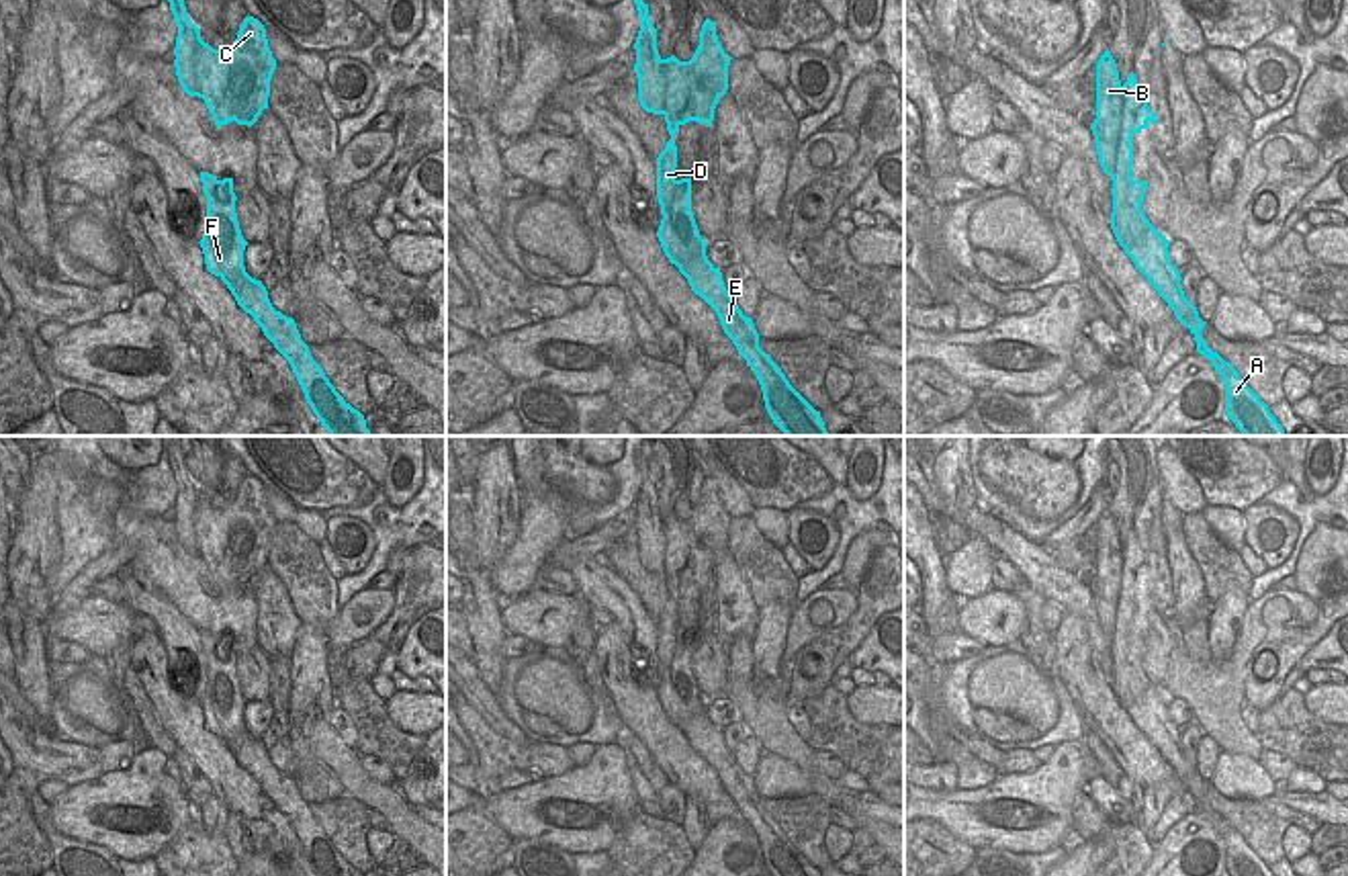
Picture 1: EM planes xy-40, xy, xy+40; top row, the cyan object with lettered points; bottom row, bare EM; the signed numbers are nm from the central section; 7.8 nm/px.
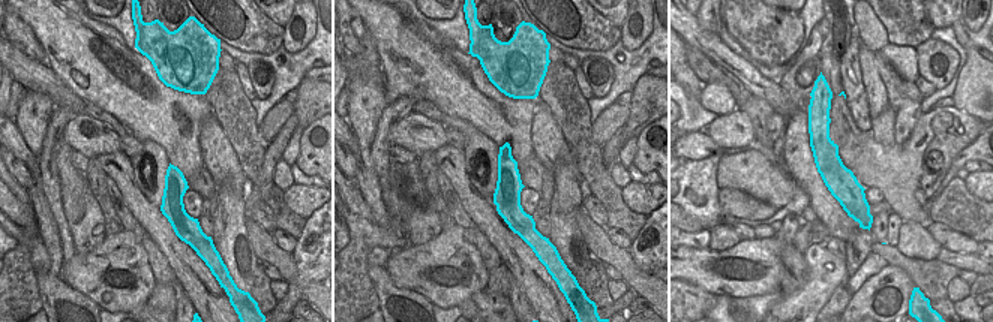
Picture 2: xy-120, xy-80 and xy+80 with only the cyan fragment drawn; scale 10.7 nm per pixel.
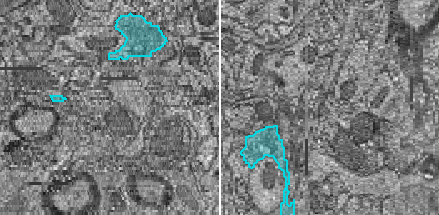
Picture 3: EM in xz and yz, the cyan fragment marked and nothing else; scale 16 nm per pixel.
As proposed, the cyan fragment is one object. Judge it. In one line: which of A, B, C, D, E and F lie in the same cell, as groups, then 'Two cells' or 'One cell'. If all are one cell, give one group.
Groups: A B E / C D F. Two cells

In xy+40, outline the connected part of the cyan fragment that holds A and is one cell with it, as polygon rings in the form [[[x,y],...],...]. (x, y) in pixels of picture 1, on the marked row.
[[[1152,225],[1141,237],[1125,246],[1125,254],[1168,303],[1180,325],[1190,330],[1197,352],[1215,366],[1225,385],[1225,413],[1235,428],[1244,436],[1287,436],[1268,405],[1246,385],[1240,373],[1203,340],[1201,332],[1207,321],[1199,317],[1197,307],[1184,297],[1180,272],[1168,258],[1166,235]]]

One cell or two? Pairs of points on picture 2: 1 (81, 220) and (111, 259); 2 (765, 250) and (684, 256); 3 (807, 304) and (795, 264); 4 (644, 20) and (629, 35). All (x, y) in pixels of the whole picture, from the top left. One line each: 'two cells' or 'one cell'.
1: two cells
2: one cell
3: two cells
4: one cell

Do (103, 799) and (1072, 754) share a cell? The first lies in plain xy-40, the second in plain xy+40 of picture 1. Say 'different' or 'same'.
same

